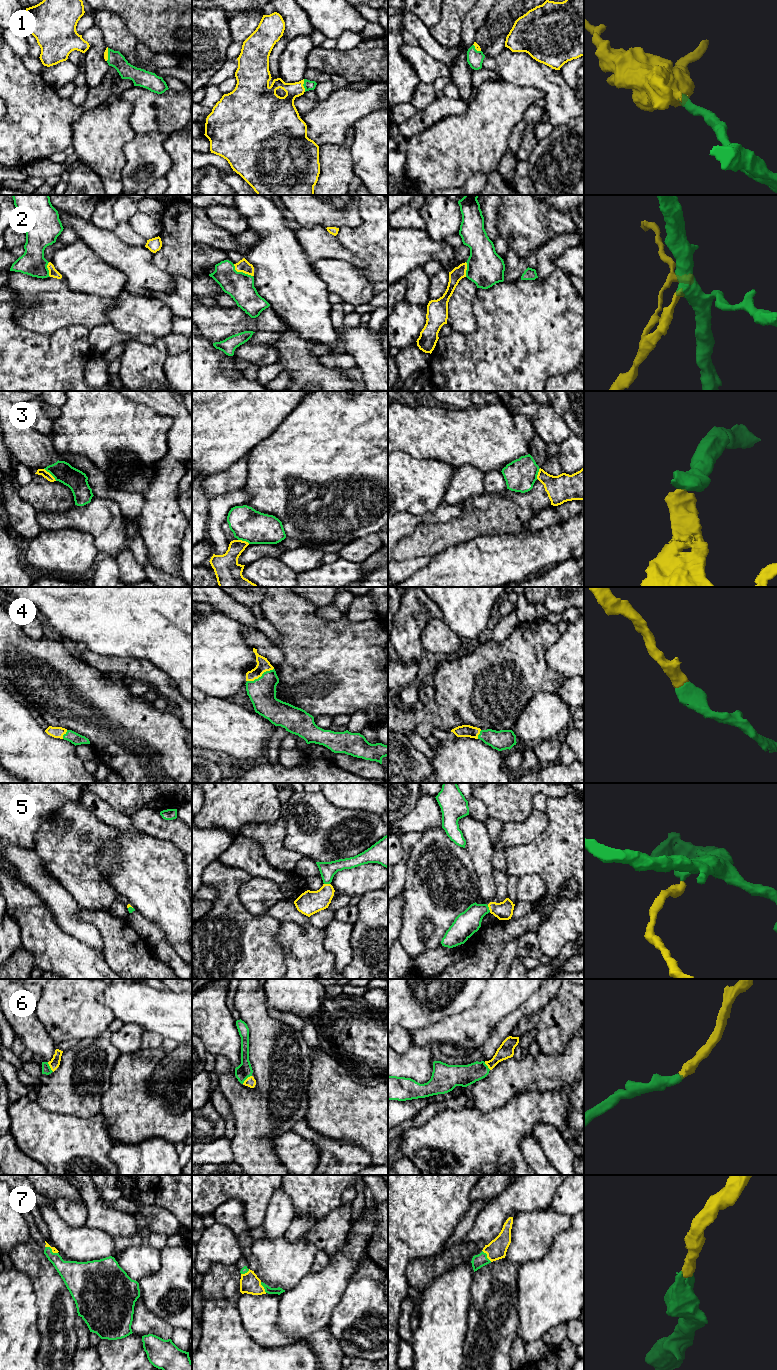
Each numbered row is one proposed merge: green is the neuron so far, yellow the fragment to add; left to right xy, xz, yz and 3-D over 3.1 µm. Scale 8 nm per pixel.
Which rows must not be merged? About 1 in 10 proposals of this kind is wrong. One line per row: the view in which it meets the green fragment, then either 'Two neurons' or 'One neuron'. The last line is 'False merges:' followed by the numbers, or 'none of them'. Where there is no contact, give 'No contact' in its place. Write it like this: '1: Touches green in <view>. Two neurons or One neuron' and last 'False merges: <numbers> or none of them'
1: Touches green in xz. One neuron
2: Touches green in xz. One neuron
3: Touches green in xy. Two neurons
4: Touches green in xz. One neuron
5: Touches green in yz. One neuron
6: Touches green in xz. One neuron
7: Touches green in yz. One neuron
False merges: 3

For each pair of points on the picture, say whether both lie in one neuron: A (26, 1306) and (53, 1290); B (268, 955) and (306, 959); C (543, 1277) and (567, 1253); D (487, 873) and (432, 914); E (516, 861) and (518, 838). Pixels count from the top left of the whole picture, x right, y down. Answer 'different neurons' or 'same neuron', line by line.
A: different neurons
B: different neurons
C: same neuron
D: different neurons
E: different neurons

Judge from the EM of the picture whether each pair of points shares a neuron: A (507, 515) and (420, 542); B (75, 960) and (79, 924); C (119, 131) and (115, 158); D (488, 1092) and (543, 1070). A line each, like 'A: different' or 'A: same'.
A: same
B: different
C: same
D: same

